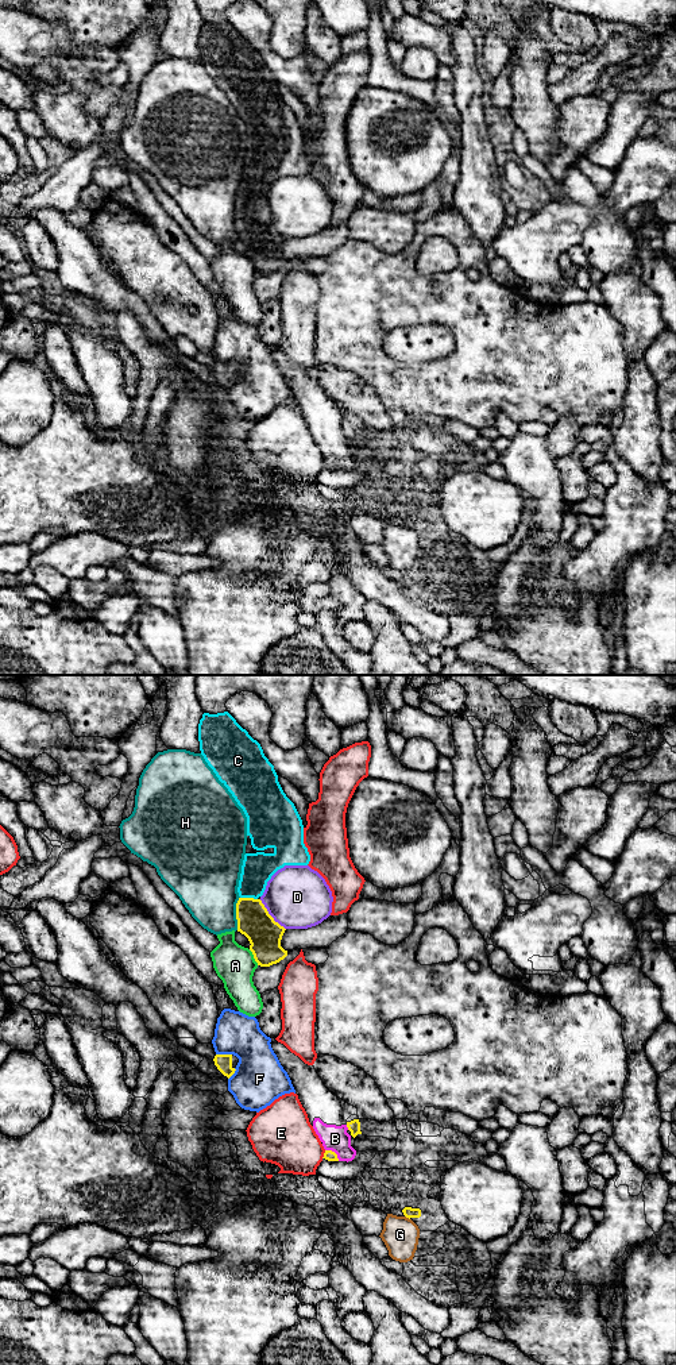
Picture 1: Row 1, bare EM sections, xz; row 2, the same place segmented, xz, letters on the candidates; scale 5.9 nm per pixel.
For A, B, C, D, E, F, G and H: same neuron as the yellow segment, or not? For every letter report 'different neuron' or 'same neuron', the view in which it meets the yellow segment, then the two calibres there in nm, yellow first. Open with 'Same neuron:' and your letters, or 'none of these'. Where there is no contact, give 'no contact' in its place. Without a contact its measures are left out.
Same neuron: C
A: different neuron; contact in xz; calibres 200 and 240 nm
B: different neuron; contact in xz; calibres 60 and 150 nm
C: same neuron; contact in xz; calibres 200 and 190 nm
D: different neuron; contact in xz; calibres 200 and 380 nm
E: different neuron; contact in xz; calibres 60 and 340 nm
F: different neuron; contact in xz; calibres 100 and 300 nm
G: different neuron; contact in xz; calibres 70 and 220 nm
H: different neuron; contact in xz; calibres 200 and 360 nm

